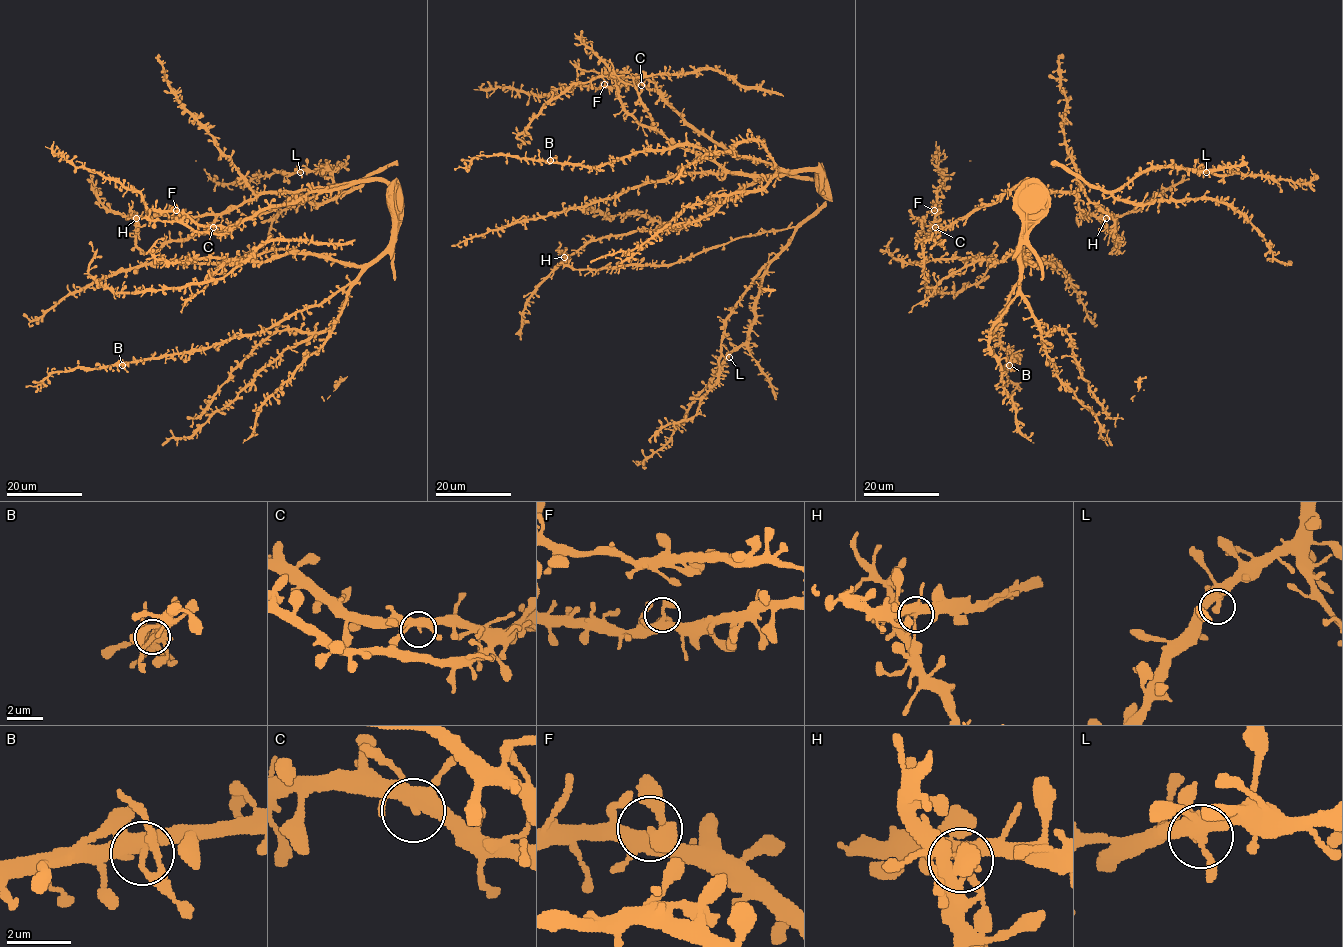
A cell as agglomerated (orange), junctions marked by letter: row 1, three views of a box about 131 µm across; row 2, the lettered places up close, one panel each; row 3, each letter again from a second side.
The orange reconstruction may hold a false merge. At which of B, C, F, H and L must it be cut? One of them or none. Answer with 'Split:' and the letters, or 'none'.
Split: B

